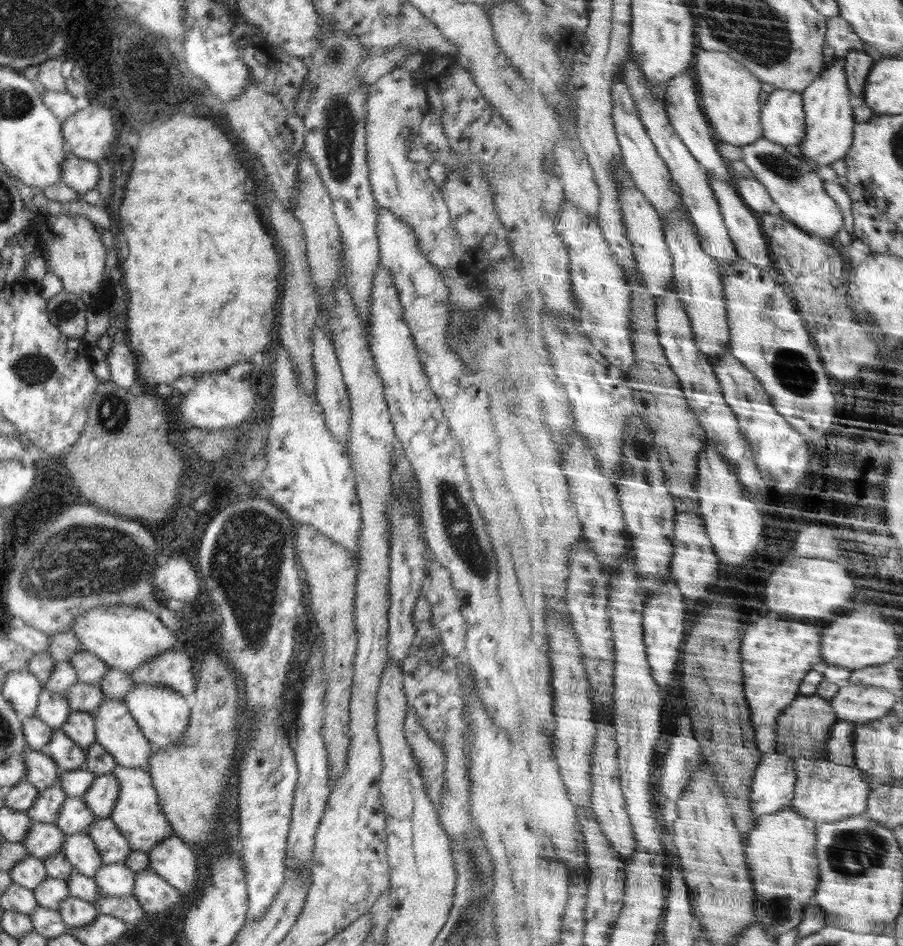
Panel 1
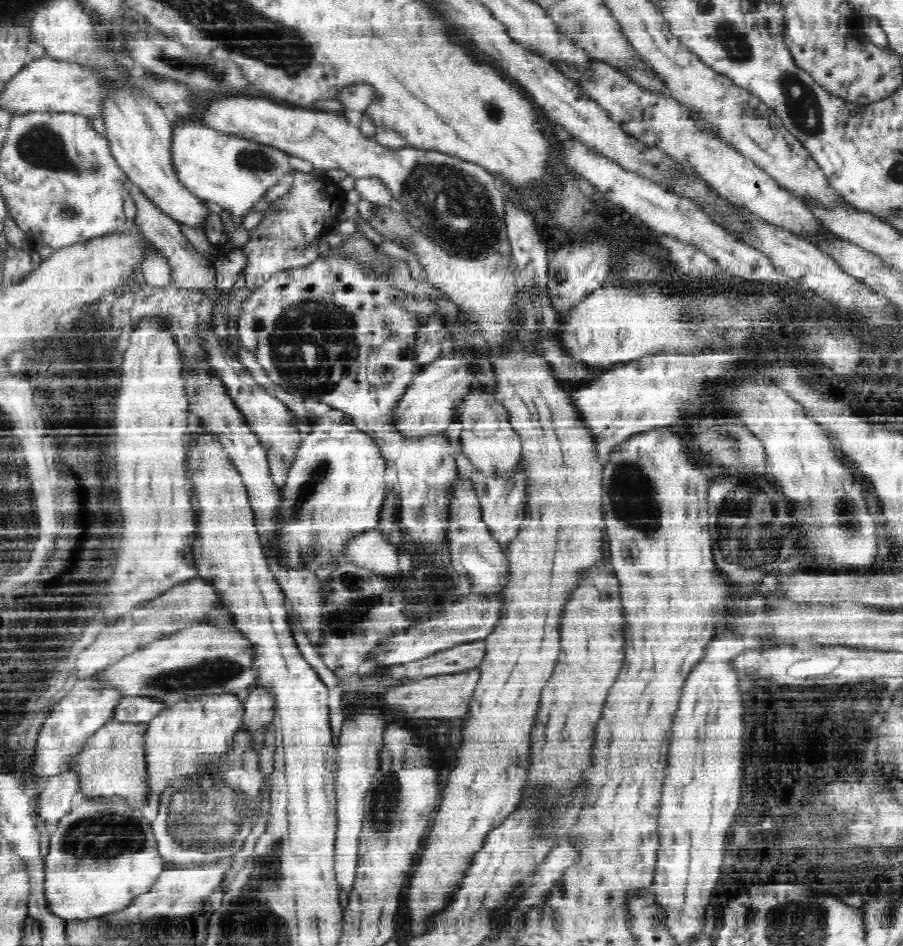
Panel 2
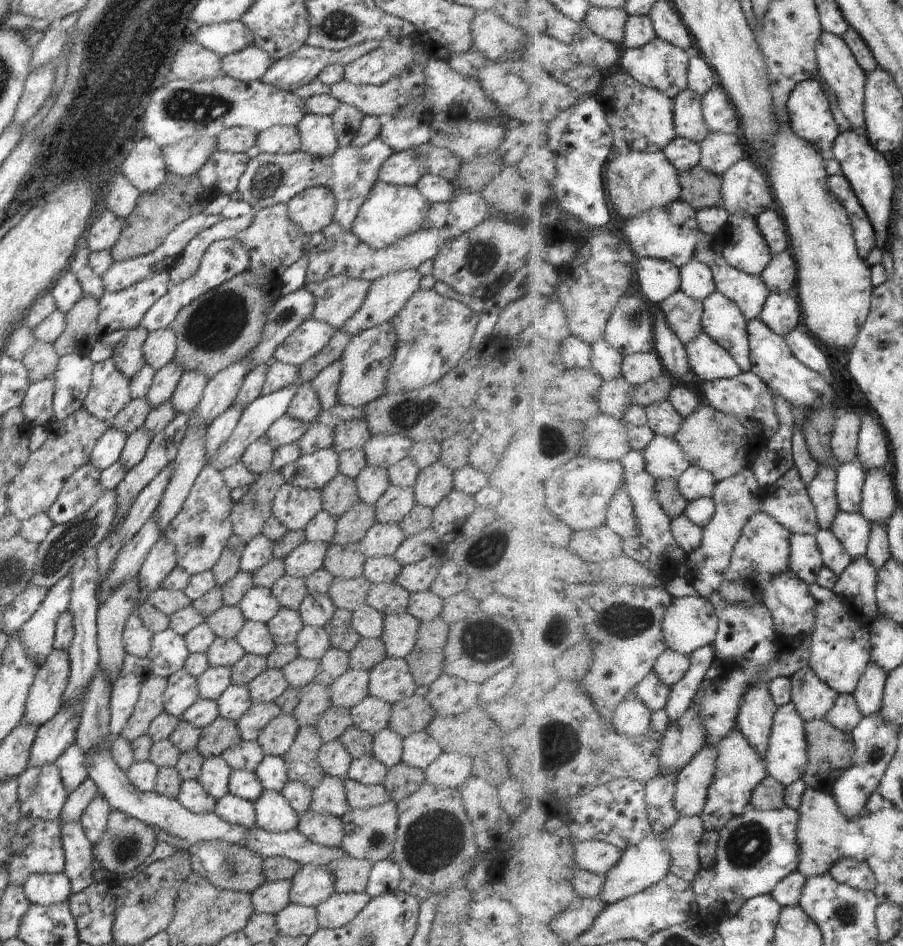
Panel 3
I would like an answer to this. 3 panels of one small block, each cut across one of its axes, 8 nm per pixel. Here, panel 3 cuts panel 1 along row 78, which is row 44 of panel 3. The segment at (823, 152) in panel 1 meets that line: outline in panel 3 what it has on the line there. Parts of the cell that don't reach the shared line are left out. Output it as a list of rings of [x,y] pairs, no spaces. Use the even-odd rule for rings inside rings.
[[[824,32],[817,52],[822,79],[834,90],[844,116],[851,122],[852,128],[859,128],[862,135],[868,135],[866,117],[868,73],[864,71],[844,37],[836,36],[832,32]]]

